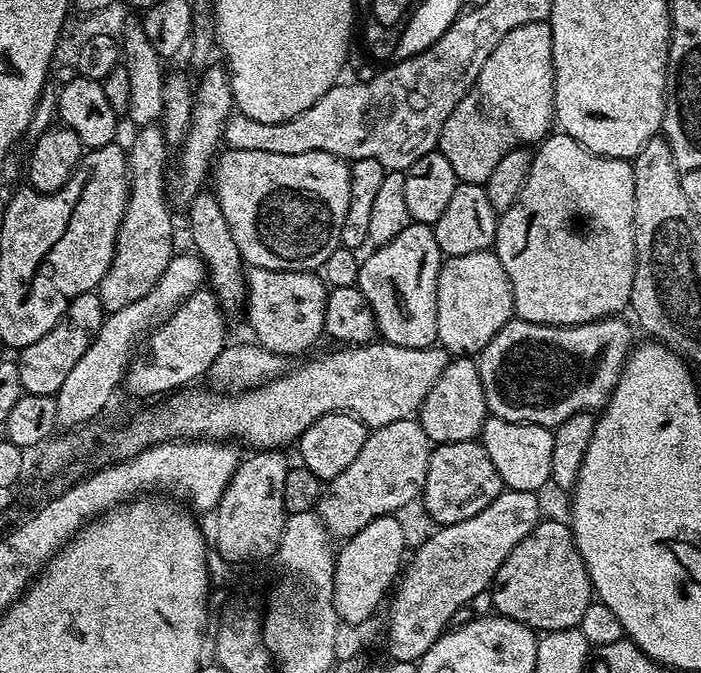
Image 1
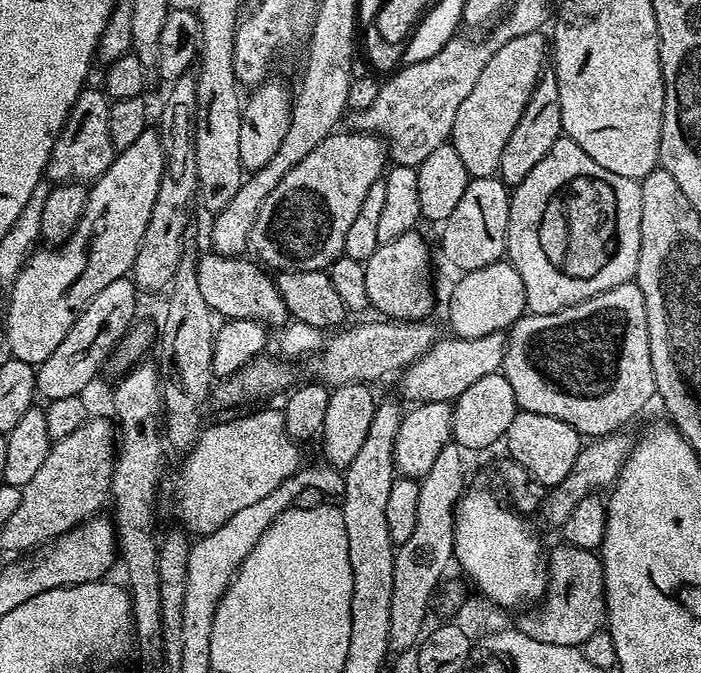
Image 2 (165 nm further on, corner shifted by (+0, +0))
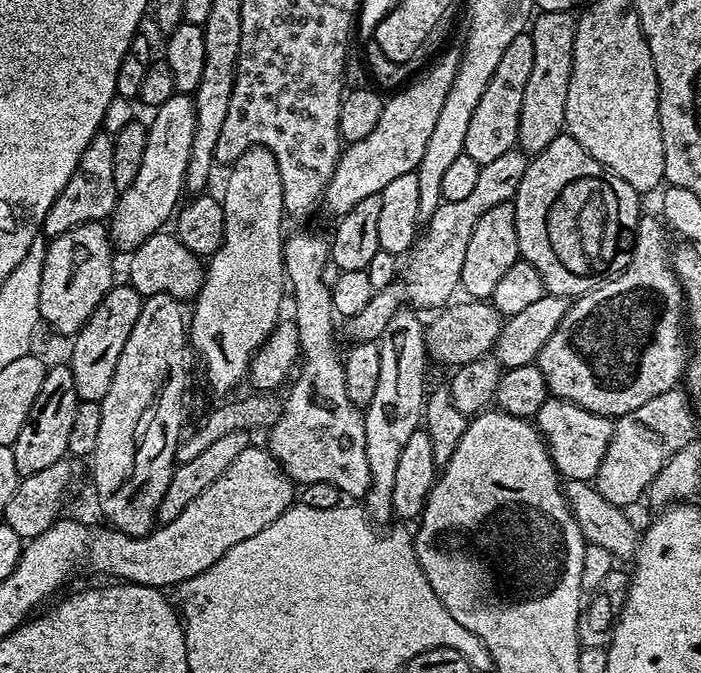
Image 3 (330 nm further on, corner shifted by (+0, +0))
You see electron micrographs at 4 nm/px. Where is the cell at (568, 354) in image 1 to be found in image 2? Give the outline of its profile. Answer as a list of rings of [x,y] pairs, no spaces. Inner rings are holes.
[[[629,282],[622,286],[614,286],[614,290],[606,290],[586,302],[578,302],[566,310],[558,310],[554,314],[538,314],[537,316],[525,314],[512,325],[507,333],[508,345],[504,355],[503,374],[506,382],[514,389],[517,409],[521,412],[533,412],[534,414],[550,414],[550,418],[562,418],[574,430],[584,438],[599,438],[610,436],[613,432],[621,431],[651,400],[656,396],[656,379],[654,378],[654,366],[650,362],[650,330],[648,329],[646,314],[646,298],[642,290],[635,282]]]

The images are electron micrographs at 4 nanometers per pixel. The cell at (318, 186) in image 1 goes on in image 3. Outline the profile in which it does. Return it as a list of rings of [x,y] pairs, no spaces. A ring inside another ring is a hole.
[[[459,51],[448,52],[433,68],[426,69],[421,76],[419,73],[407,86],[393,91],[389,95],[392,97],[384,100],[381,118],[374,130],[341,151],[340,161],[336,163],[322,201],[323,207],[333,212],[333,217],[346,215],[358,206],[358,202],[362,202],[362,198],[370,198],[370,194],[380,194],[389,182],[398,178],[398,174],[410,174],[416,170],[418,162],[422,162],[426,141],[438,122],[438,114],[442,114],[446,94],[450,94],[460,58]]]

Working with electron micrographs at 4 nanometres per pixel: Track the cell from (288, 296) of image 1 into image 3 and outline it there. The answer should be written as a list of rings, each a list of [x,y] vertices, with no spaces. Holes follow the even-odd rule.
[[[161,230],[155,232],[146,242],[131,249],[128,260],[127,283],[143,298],[154,294],[170,294],[174,299],[181,302],[195,301],[196,295],[204,284],[206,264],[201,257],[196,256],[186,246],[180,244],[171,231]]]

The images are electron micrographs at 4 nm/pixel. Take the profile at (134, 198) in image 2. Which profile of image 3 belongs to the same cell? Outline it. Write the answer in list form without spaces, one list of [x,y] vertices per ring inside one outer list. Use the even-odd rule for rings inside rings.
[[[191,95],[171,96],[161,108],[155,109],[153,116],[156,117],[148,128],[148,137],[142,140],[145,149],[142,167],[134,182],[130,182],[130,186],[117,195],[116,208],[110,217],[110,239],[117,249],[136,248],[146,242],[146,238],[161,231],[167,225],[164,223],[173,219],[181,203],[180,195],[186,192],[186,166],[190,162],[196,129],[195,99]]]

